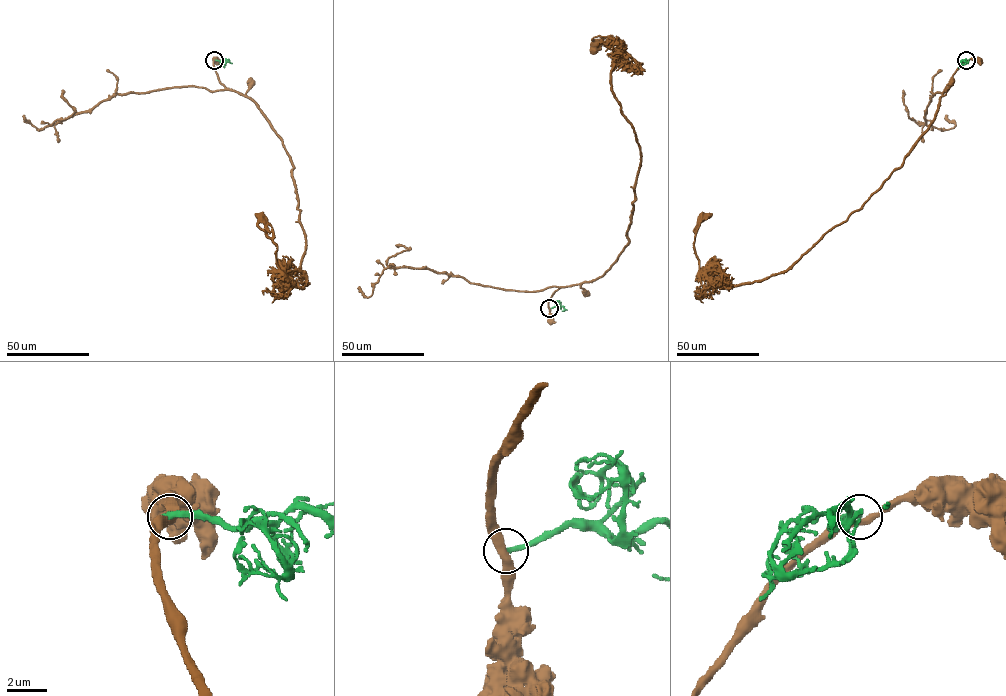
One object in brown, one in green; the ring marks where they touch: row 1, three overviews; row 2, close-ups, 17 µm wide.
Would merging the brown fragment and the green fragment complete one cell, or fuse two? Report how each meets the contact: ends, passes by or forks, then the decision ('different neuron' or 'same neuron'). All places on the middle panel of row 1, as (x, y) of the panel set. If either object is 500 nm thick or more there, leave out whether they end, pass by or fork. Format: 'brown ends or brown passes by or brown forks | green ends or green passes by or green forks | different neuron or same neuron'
brown passes by | green ends | different neuron

